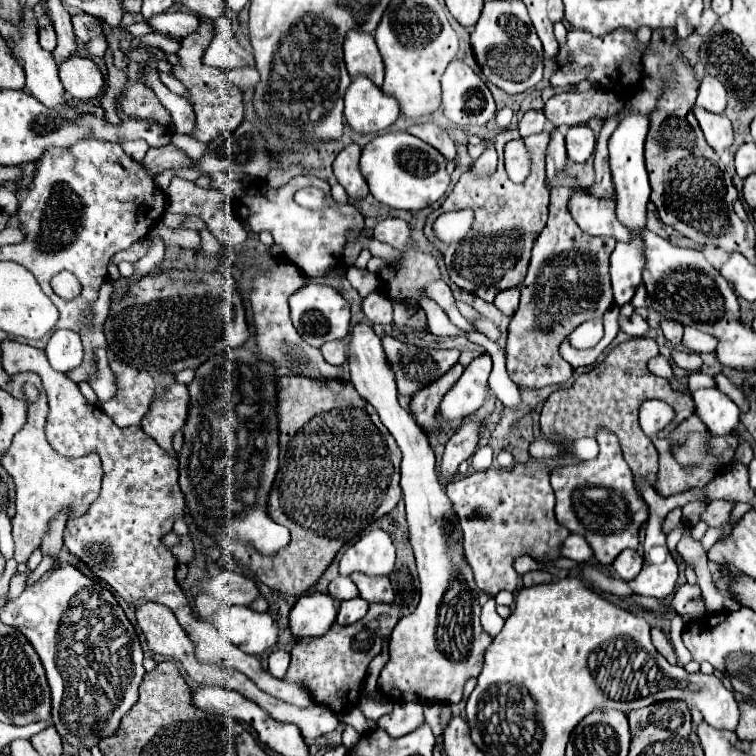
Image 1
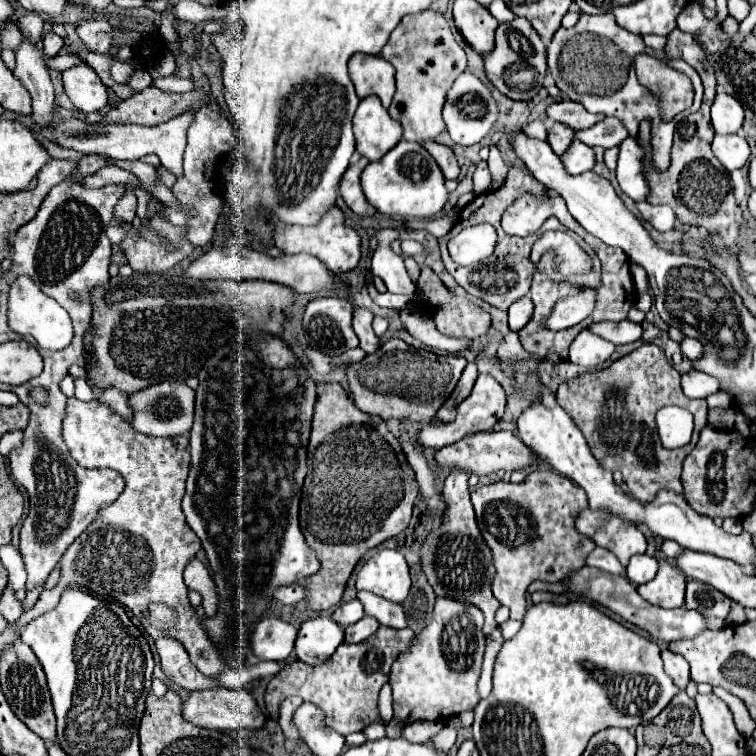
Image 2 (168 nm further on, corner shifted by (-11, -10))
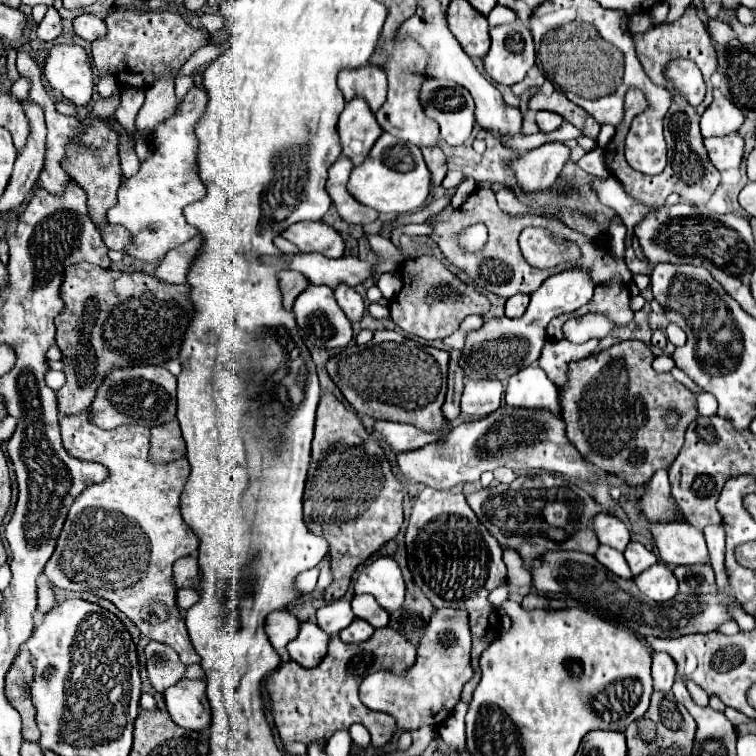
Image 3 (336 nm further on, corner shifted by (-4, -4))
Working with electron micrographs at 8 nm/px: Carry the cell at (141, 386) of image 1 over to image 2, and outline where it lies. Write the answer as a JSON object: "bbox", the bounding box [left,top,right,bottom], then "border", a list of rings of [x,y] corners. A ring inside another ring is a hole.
{"bbox":[96,389,134,421],"border":[[[106,389],[106,391],[102,391],[102,395],[96,395],[96,401],[100,401],[100,403],[106,403],[112,411],[116,411],[124,421],[132,421],[132,417],[134,417],[134,411],[132,411],[132,407],[130,407],[130,403],[128,403],[128,393],[124,393],[124,391],[118,391],[118,389]]]}

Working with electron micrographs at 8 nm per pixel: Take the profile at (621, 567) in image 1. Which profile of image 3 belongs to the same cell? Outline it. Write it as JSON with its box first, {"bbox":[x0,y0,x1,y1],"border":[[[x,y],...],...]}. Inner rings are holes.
{"bbox":[625,541,657,575],"border":[[[631,541],[631,543],[627,545],[627,549],[625,549],[625,559],[627,559],[627,563],[629,563],[629,567],[631,567],[631,571],[633,571],[635,575],[639,575],[641,571],[645,571],[645,569],[649,569],[651,565],[657,563],[655,553],[647,551],[641,543],[635,543],[635,541]]]}

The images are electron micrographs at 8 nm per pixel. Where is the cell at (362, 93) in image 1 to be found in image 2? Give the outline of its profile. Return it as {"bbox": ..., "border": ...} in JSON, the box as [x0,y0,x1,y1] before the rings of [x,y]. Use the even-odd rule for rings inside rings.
{"bbox":[352,95,402,161],"border":[[[376,95],[360,101],[352,123],[354,123],[356,151],[364,155],[368,161],[380,159],[402,139],[400,123],[390,117],[388,109],[382,107]]]}

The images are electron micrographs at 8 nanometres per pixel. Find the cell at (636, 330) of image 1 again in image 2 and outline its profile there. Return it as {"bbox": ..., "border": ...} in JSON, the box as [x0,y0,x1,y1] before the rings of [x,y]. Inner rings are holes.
{"bbox":[590,321,642,345],"border":[[[620,321],[620,323],[598,323],[598,325],[590,325],[592,333],[616,343],[616,345],[624,345],[624,343],[632,343],[642,339],[642,325],[640,323],[630,323],[630,321]]]}

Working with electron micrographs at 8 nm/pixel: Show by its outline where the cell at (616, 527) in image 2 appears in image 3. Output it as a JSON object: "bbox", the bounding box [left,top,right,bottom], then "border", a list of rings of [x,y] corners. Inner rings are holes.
{"bbox":[593,511,629,551],"border":[[[603,511],[595,517],[593,525],[595,525],[593,529],[603,545],[609,545],[617,551],[625,551],[625,547],[629,543],[629,529],[619,517]]]}

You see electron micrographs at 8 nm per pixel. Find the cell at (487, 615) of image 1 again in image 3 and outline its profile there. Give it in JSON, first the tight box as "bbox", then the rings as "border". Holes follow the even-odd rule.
{"bbox":[439,701,467,753],"border":[[[459,701],[455,705],[455,711],[451,713],[449,719],[443,721],[443,725],[439,727],[439,735],[441,739],[455,751],[455,753],[461,753],[465,749],[465,717],[467,713],[467,705],[464,702]]]}

